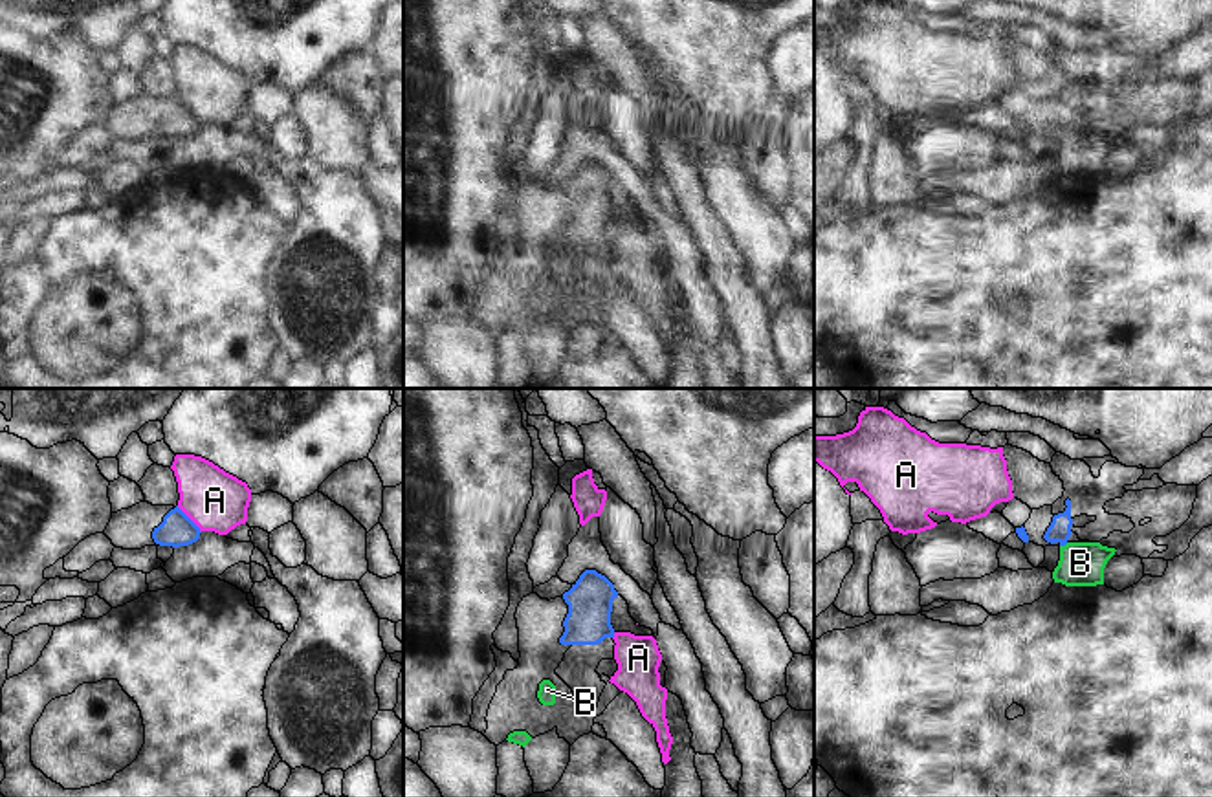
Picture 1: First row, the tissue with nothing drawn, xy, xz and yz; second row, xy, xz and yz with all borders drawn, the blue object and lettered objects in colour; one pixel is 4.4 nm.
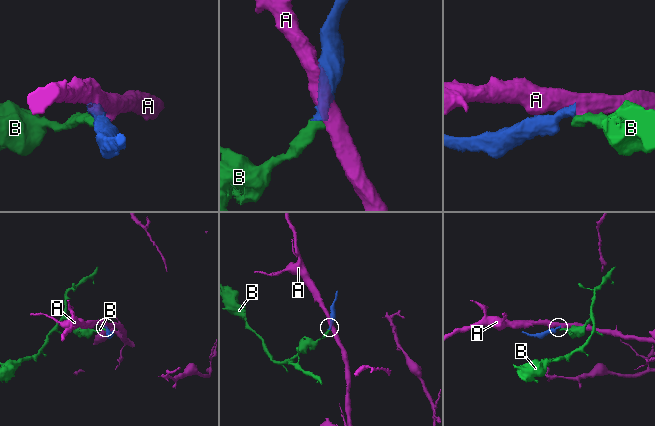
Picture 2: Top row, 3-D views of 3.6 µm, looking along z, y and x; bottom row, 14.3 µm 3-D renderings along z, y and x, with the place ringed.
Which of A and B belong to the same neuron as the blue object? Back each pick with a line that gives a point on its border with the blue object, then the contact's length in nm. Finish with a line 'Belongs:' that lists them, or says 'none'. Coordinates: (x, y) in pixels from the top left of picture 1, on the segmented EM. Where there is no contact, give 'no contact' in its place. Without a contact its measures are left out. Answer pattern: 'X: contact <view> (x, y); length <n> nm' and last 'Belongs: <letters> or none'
Belongs: none

